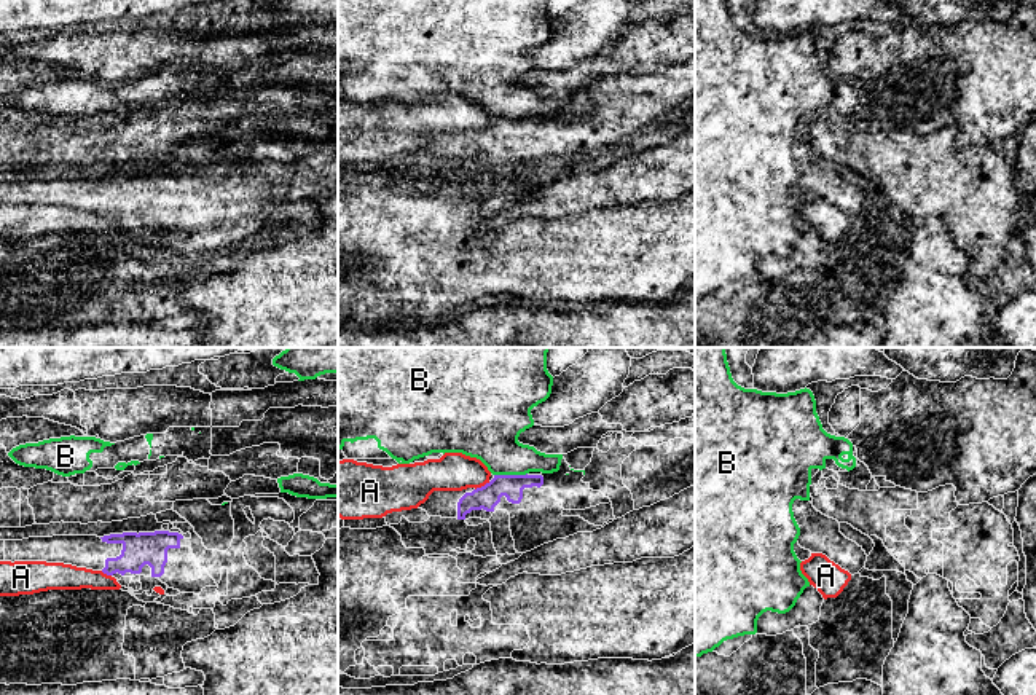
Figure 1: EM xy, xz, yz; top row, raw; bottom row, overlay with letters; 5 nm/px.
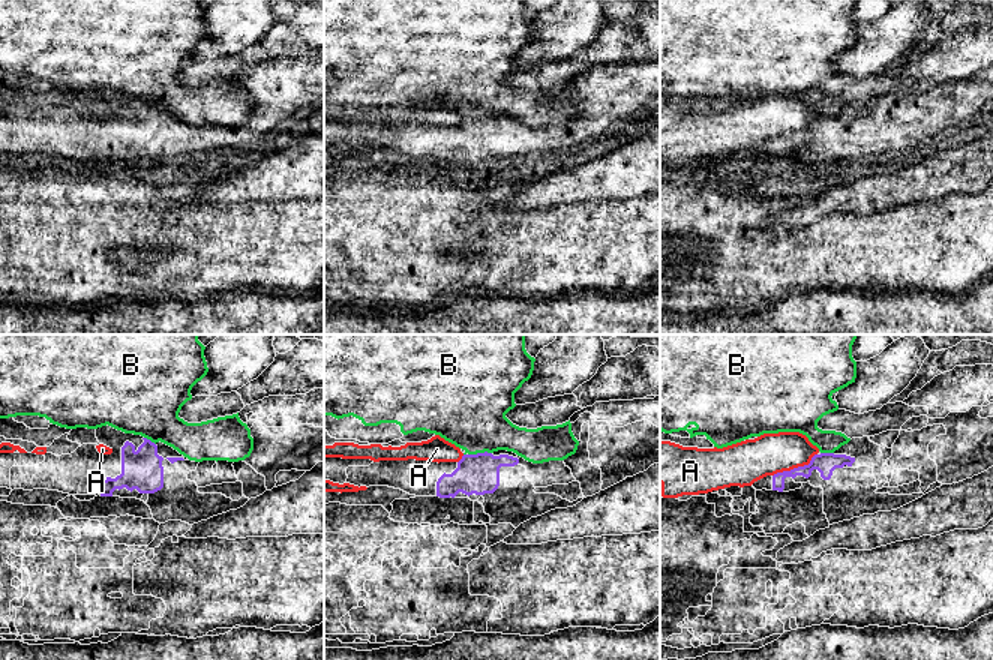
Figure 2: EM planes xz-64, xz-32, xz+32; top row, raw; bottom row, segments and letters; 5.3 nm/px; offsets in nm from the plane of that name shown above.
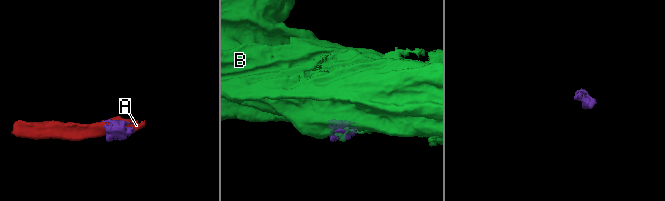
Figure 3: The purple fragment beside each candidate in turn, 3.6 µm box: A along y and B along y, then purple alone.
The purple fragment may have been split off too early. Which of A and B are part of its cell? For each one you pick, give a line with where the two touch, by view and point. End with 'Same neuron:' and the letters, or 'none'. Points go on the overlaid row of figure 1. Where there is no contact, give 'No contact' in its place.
Same neuron: none

